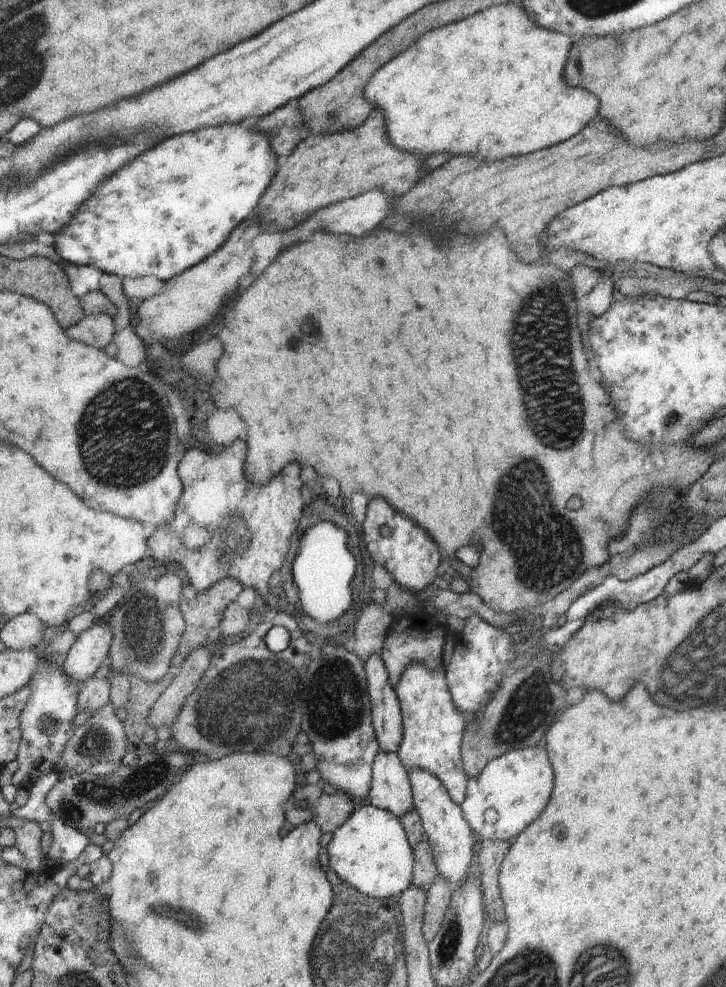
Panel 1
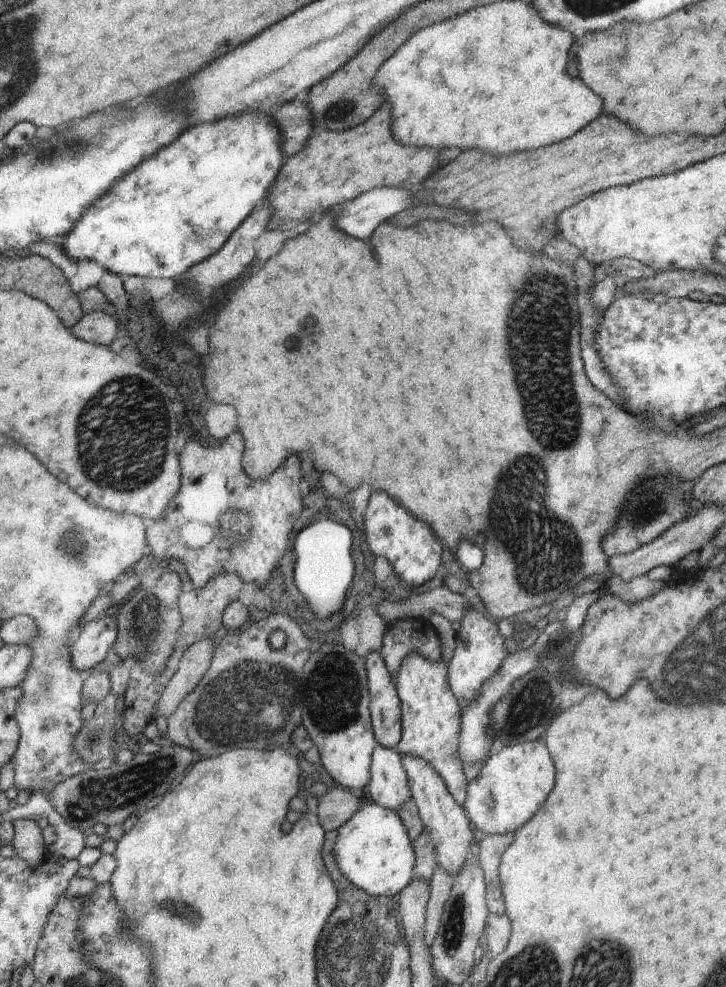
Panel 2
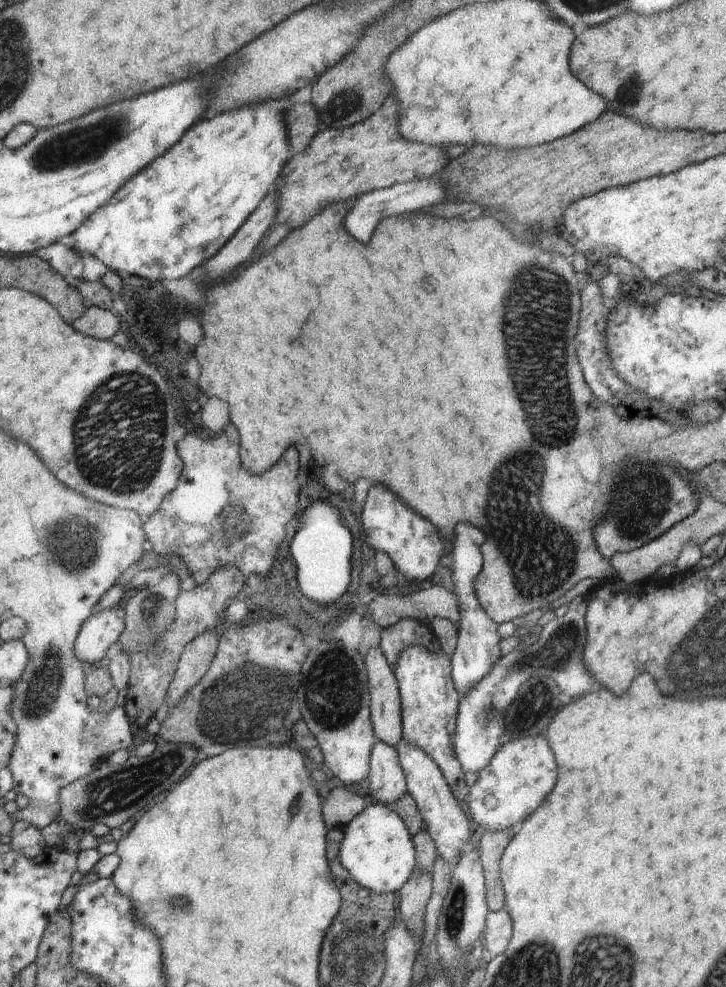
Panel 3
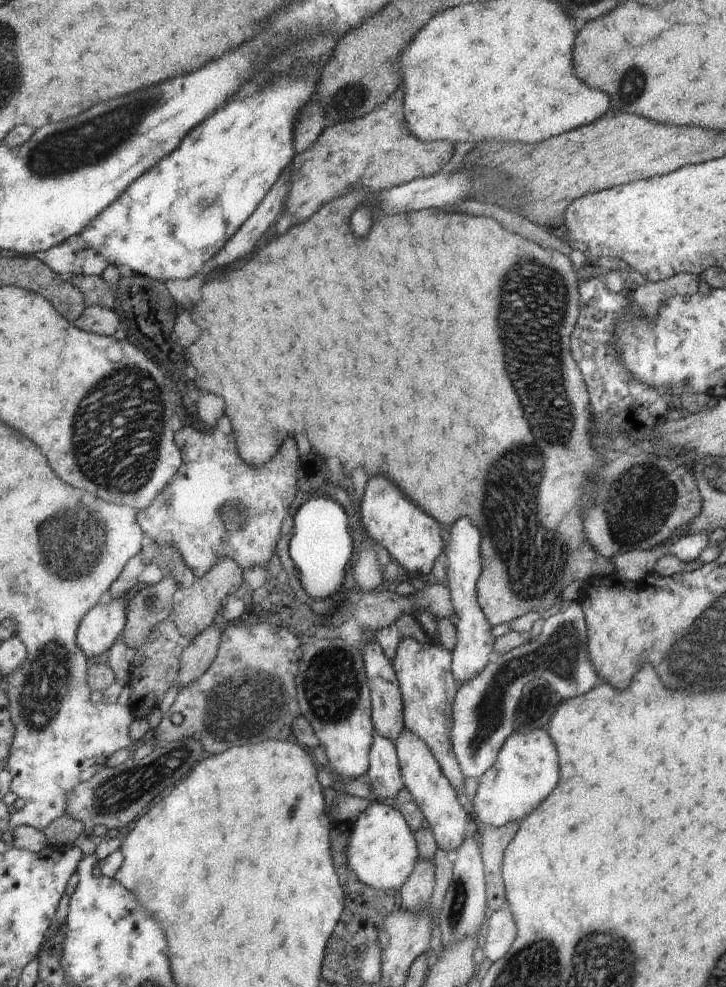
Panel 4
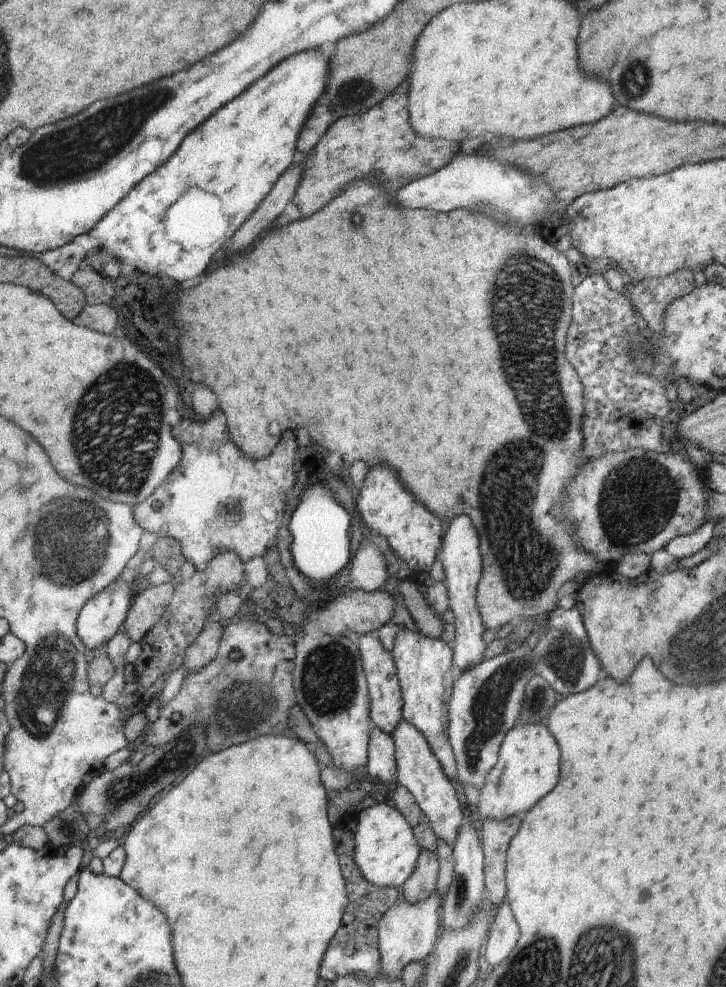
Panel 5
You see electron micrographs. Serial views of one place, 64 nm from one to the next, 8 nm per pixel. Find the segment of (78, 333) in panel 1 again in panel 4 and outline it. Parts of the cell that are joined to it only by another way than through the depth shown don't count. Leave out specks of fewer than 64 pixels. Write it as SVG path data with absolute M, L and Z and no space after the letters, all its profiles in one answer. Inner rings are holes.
M90 305L84 309L80 318L77 318L73 325L84 332L113 337L120 327L120 318L115 309Z

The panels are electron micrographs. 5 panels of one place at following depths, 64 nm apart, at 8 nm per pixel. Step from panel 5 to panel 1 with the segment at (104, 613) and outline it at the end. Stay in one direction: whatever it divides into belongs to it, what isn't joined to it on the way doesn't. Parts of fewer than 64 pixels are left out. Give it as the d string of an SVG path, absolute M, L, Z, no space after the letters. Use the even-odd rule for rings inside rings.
M95 620L91 627L77 635L74 646L62 661L62 670L79 684L86 682L99 674L100 668L107 663L111 642L112 630L108 623Z

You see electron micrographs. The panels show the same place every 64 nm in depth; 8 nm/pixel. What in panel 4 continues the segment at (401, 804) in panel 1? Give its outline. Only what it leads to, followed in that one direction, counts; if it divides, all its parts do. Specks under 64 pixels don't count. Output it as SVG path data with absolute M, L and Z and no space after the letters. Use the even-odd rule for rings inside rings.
M376 729L372 732L372 746L369 752L368 778L370 787L377 796L394 798L405 784L400 774L395 742L380 736Z

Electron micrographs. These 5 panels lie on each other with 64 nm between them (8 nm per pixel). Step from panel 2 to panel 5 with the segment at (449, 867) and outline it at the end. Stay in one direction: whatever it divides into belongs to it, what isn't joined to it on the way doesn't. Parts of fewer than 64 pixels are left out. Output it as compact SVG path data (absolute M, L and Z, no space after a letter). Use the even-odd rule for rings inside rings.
M402 719L391 734L395 744L397 778L400 785L406 787L416 799L423 812L425 821L429 823L438 839L454 846L458 840L458 830L467 821L470 810L460 804L453 782L444 774L438 759L428 748L426 738L406 720Z

